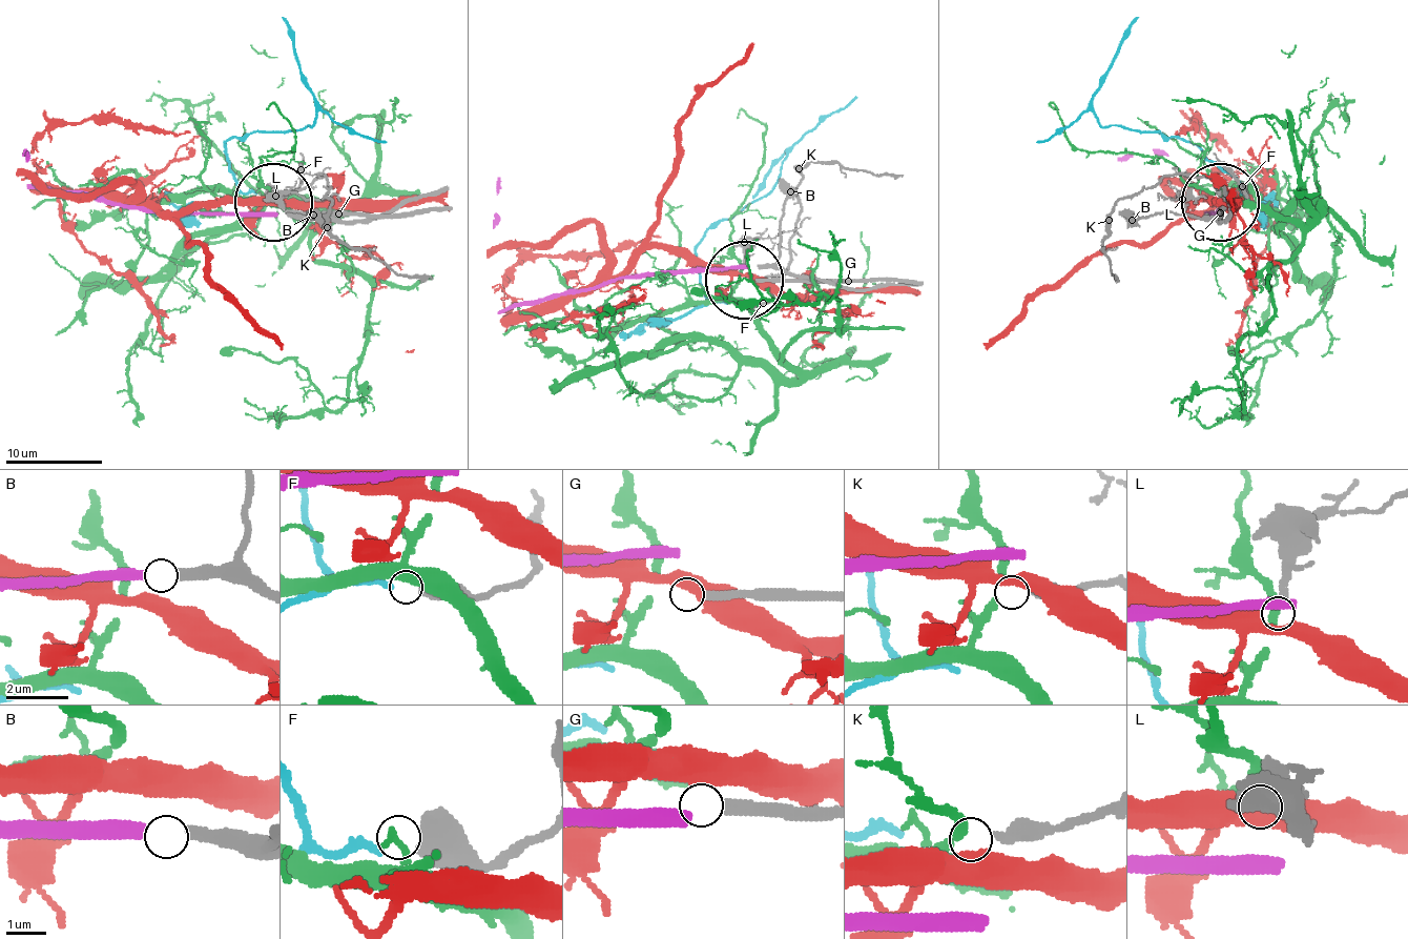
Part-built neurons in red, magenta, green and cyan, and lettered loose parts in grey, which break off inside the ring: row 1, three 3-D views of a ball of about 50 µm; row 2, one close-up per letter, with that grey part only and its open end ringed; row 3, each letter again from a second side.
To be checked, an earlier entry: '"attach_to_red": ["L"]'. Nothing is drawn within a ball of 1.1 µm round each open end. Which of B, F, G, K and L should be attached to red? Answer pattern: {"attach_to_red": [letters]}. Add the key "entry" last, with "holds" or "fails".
{"attach_to_red": ["L"], "entry": "holds"}

